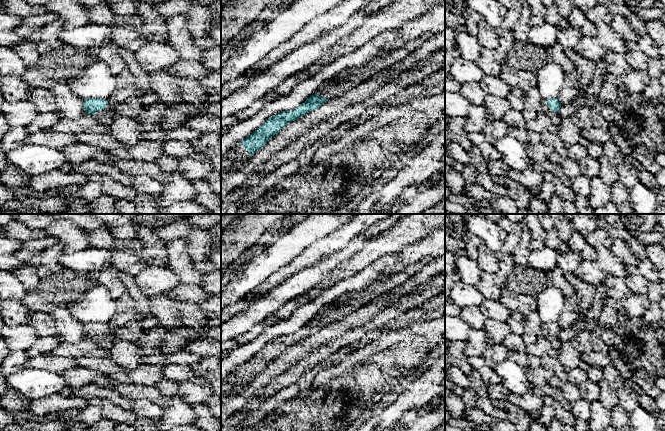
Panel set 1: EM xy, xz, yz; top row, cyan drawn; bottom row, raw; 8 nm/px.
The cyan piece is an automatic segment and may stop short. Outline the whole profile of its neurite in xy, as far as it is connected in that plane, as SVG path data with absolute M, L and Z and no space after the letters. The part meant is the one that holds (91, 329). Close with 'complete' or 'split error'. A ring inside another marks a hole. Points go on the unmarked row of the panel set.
M88 322L83 326L85 337L94 339L101 347L110 348L117 340L112 335L113 330L108 330L107 325L100 322Z; split error

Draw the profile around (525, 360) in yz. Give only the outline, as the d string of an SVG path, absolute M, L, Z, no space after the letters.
M509 351L508 359L516 362L525 369L538 368L541 366L541 358L532 356L527 353L520 353L518 351Z

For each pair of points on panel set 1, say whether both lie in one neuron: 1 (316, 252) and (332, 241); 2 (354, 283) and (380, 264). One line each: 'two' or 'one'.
1: one
2: one

